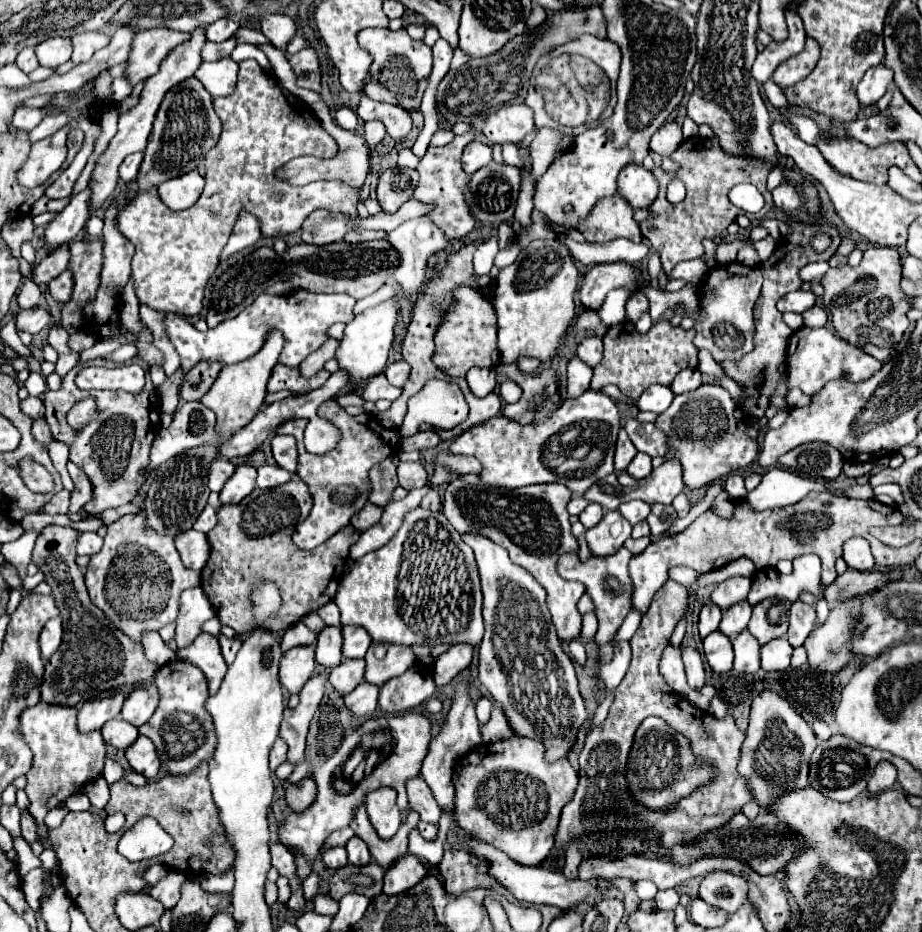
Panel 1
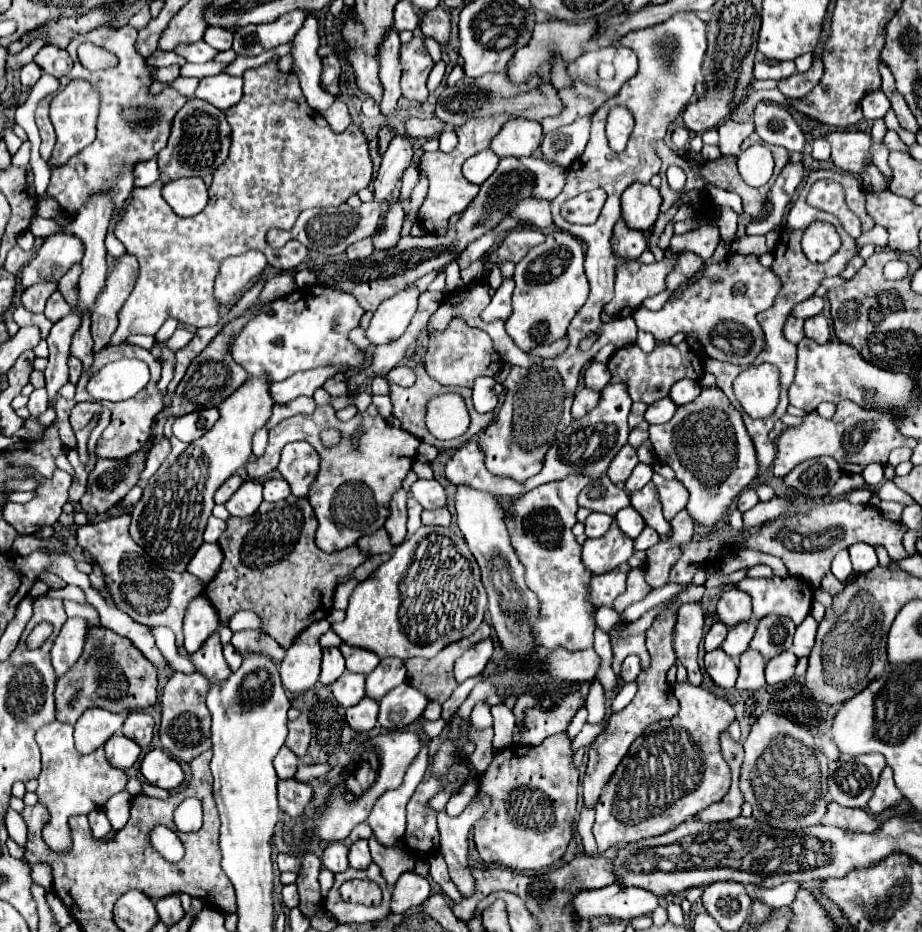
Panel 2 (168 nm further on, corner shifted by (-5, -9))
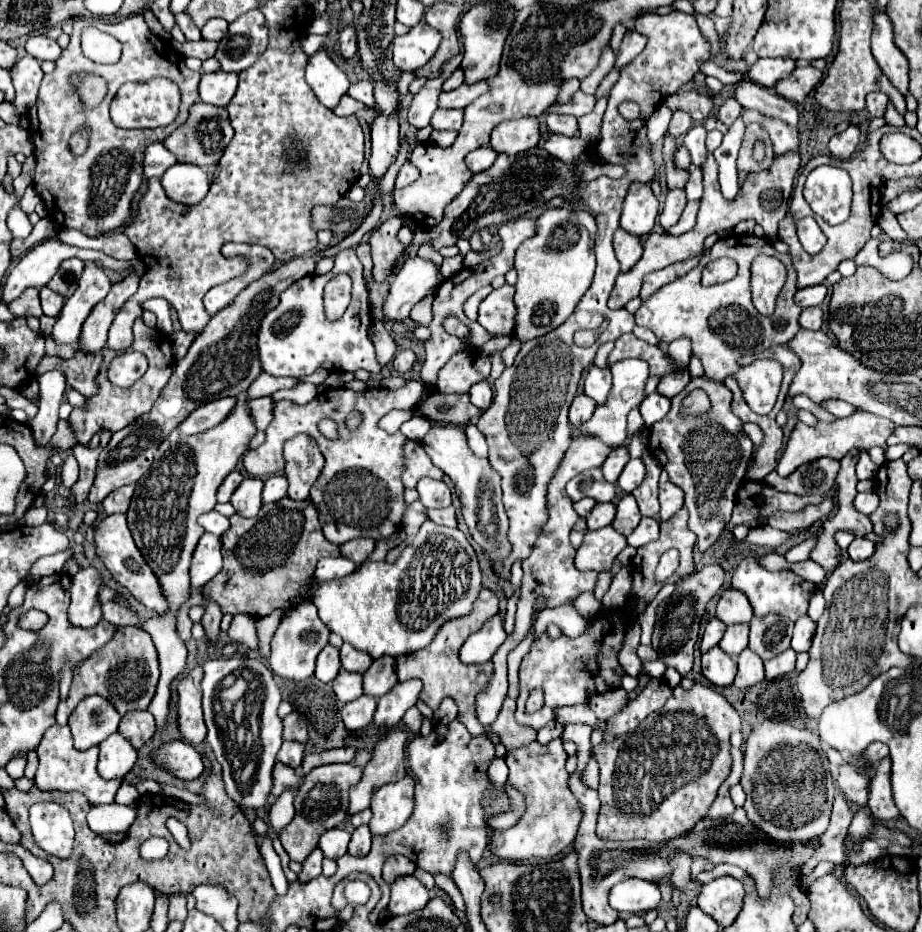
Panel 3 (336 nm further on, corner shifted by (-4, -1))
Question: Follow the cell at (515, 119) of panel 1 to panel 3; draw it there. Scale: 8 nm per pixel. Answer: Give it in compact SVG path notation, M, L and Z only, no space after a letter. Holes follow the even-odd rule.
M518 118L500 122L490 136L490 146L502 154L518 154L530 150L540 140L538 118Z

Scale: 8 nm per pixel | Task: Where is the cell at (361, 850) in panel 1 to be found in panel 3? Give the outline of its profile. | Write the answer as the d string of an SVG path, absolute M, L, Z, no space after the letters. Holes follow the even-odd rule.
M360 826L354 830L350 846L348 846L348 854L350 856L366 856L370 852L370 840L372 834L368 830L368 826Z

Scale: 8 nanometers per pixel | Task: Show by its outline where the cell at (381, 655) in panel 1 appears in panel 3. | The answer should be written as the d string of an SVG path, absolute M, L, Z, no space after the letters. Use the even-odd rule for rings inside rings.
M382 656L382 658L374 660L370 670L366 670L366 674L364 674L364 694L380 698L388 690L392 690L392 686L396 682L398 682L398 678L396 678L396 670L394 670L394 658Z

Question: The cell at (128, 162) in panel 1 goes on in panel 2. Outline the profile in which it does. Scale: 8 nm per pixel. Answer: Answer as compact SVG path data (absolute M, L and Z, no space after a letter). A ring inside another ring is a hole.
M155 158L147 160L147 162L139 162L135 166L135 186L149 186L159 178L161 178L161 170L159 170Z

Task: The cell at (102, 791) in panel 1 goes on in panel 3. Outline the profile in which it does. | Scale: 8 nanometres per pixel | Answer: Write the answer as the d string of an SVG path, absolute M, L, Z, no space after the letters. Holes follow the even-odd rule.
M122 784L120 788L118 788L118 792L116 792L116 802L118 804L132 804L132 802L136 802L140 798L140 794L138 794L138 790L132 786L132 784Z

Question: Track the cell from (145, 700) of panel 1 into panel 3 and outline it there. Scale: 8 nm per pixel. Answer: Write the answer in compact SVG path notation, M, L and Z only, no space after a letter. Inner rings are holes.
M132 710L130 714L124 714L118 728L118 732L124 734L134 748L140 748L146 740L150 740L154 730L156 722L148 710Z

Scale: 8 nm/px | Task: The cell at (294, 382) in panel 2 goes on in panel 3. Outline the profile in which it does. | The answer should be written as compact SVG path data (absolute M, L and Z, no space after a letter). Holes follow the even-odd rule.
M260 374L258 380L254 380L254 386L250 386L248 398L270 396L282 388L296 388L298 384L300 384L298 378L274 378L270 374Z

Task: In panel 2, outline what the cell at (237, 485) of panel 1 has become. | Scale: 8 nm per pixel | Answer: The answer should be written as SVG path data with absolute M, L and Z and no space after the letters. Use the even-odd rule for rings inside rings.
M247 480L233 494L233 498L227 500L225 508L229 510L231 516L247 518L247 516L255 514L255 510L259 508L261 502L263 502L263 484L257 480Z

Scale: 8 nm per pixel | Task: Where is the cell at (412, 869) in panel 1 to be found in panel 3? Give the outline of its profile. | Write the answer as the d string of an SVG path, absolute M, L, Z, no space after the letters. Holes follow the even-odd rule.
M400 876L392 884L392 896L388 910L394 916L410 914L414 910L422 910L430 900L430 890L416 876Z

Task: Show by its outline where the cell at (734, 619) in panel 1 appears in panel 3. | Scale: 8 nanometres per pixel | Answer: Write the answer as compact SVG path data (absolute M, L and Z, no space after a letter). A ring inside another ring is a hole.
M732 624L726 628L726 634L720 642L720 648L736 658L748 646L748 624Z

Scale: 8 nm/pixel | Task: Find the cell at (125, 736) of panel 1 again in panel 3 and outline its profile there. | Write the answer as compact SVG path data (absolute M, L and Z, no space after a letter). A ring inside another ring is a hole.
M114 732L100 744L98 772L106 780L122 778L132 770L136 756L138 756L136 748L120 732Z

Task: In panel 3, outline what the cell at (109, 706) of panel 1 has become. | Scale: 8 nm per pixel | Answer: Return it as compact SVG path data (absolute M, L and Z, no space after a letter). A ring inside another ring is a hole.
M88 696L84 698L74 712L70 714L68 726L74 736L76 750L88 750L90 746L98 746L110 734L118 730L120 722L118 710L106 702L102 696Z

